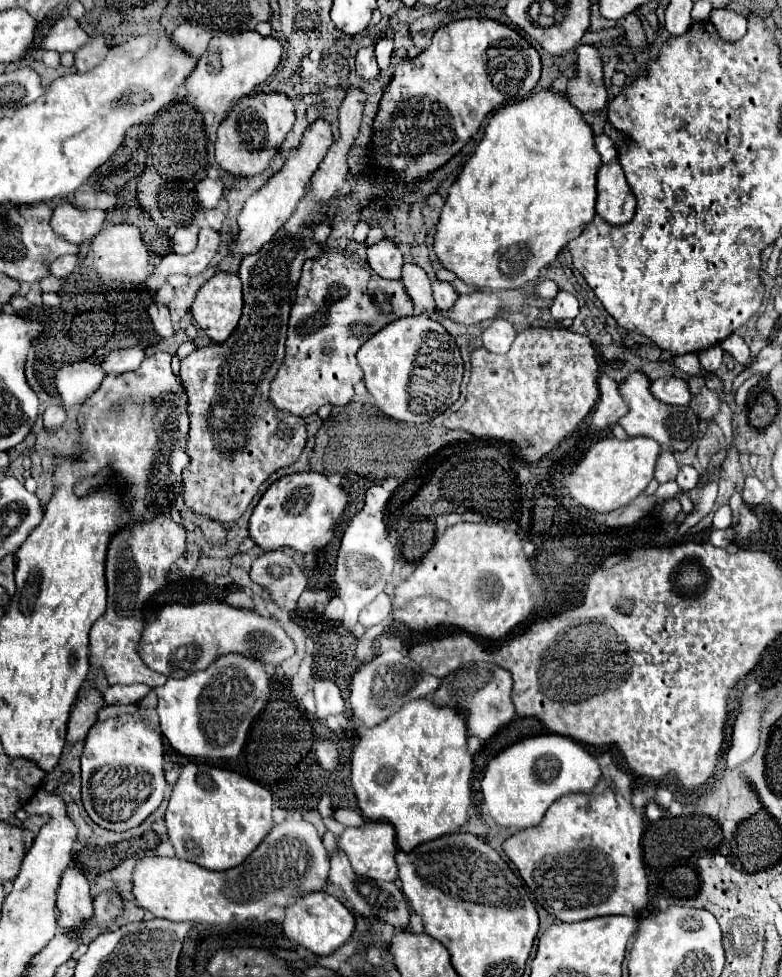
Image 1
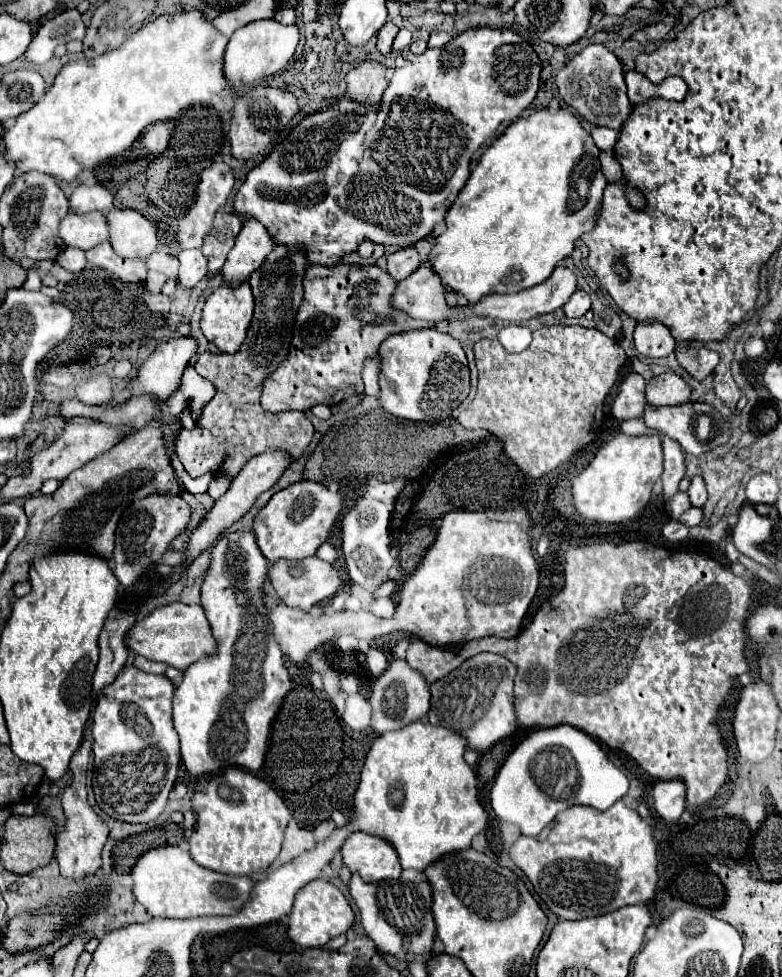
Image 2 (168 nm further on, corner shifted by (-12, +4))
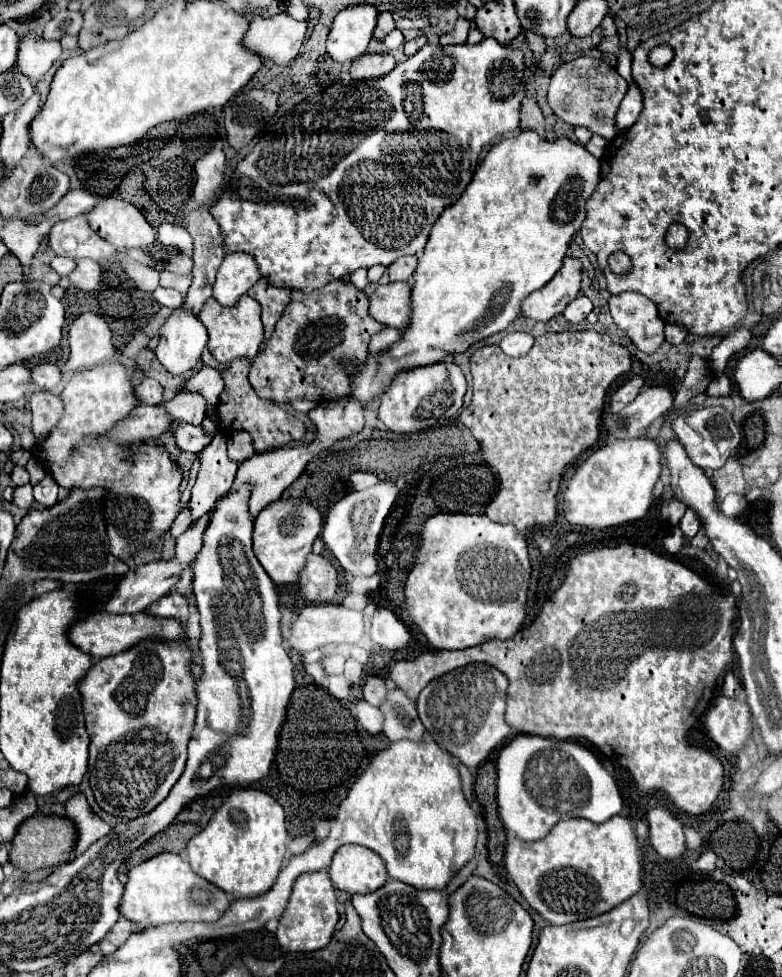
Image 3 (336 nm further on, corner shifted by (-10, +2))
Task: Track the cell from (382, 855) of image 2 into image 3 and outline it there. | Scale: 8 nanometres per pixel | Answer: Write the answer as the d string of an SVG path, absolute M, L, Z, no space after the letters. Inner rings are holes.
M342 845L332 857L328 875L336 889L350 895L372 893L380 889L388 879L384 861L360 845Z

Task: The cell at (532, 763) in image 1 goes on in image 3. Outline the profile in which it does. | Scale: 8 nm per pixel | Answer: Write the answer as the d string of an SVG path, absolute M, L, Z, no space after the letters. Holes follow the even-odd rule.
M518 735L500 751L496 771L498 771L496 779L498 815L504 823L504 829L514 831L522 841L544 839L550 833L550 829L562 819L580 817L592 823L604 823L610 817L618 815L622 809L622 797L612 775L604 771L602 763L586 747L574 741L558 741L538 735ZM538 765L546 765L542 773L538 771Z

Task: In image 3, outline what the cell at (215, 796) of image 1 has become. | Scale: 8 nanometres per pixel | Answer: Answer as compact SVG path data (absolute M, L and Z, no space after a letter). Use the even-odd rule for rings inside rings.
M238 789L216 811L210 823L188 843L188 861L196 875L204 877L234 901L264 895L274 883L286 859L284 809L264 791Z

